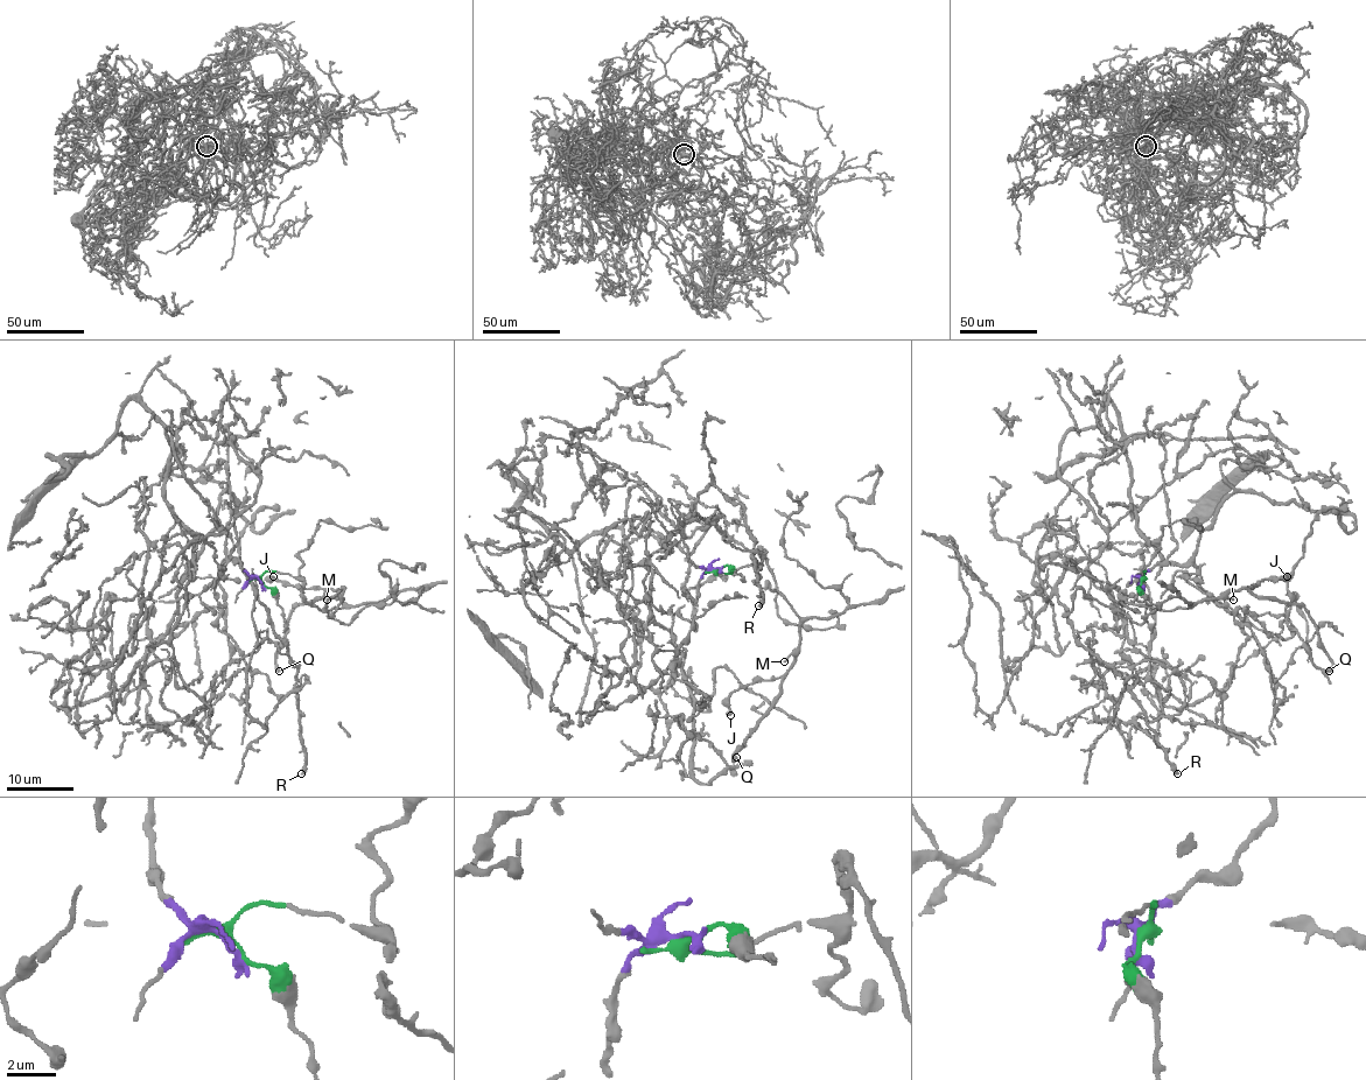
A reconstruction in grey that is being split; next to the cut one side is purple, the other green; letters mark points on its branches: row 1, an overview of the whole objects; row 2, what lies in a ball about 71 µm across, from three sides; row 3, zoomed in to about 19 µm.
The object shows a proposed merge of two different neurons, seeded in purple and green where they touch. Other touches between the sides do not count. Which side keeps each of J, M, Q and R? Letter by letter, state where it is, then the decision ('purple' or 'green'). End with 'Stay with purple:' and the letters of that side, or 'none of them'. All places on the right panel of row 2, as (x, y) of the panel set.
J: at (1287, 576); green
M: at (1233, 600); green
Q: at (1329, 671); green
R: at (1177, 773); purple
Stay with purple: R

